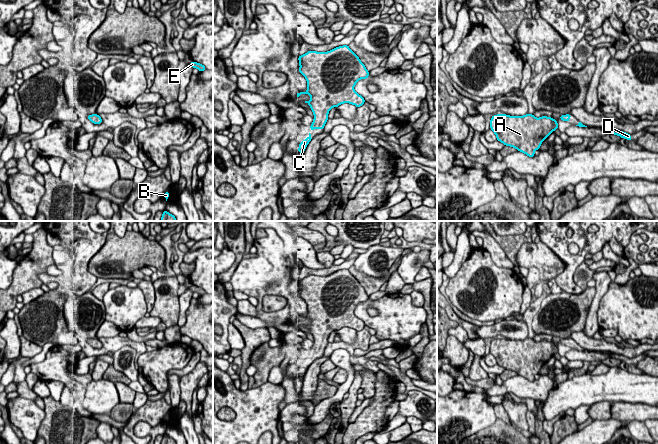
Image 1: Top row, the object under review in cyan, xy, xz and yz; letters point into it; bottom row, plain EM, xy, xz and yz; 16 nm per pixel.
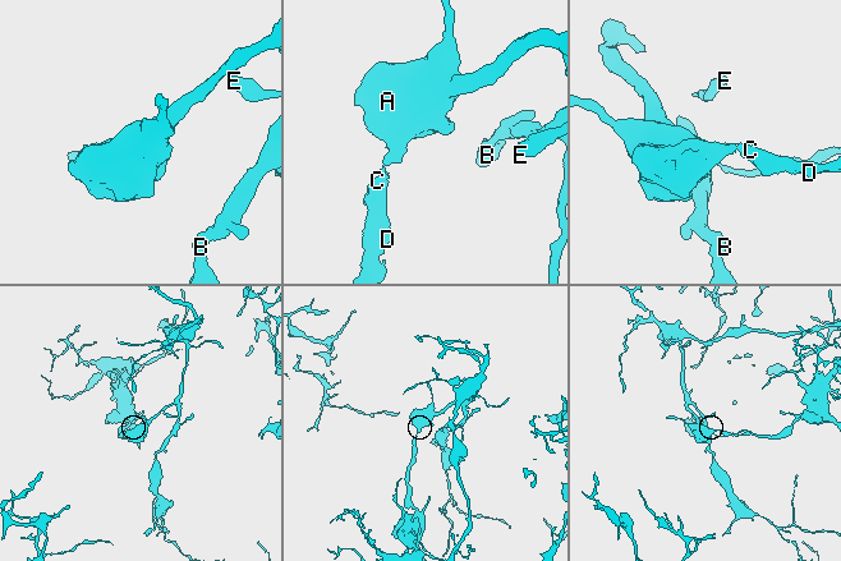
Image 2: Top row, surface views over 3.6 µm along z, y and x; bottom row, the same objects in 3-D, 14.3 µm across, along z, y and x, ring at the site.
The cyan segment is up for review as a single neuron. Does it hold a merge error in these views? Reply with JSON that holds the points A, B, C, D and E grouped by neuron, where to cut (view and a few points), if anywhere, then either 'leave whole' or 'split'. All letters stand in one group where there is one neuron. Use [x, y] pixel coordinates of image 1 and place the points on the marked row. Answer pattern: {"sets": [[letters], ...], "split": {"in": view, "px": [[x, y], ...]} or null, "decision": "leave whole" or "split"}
{"sets": [["A", "B", "C", "D", "E"]], "split": null, "decision": "leave whole"}

